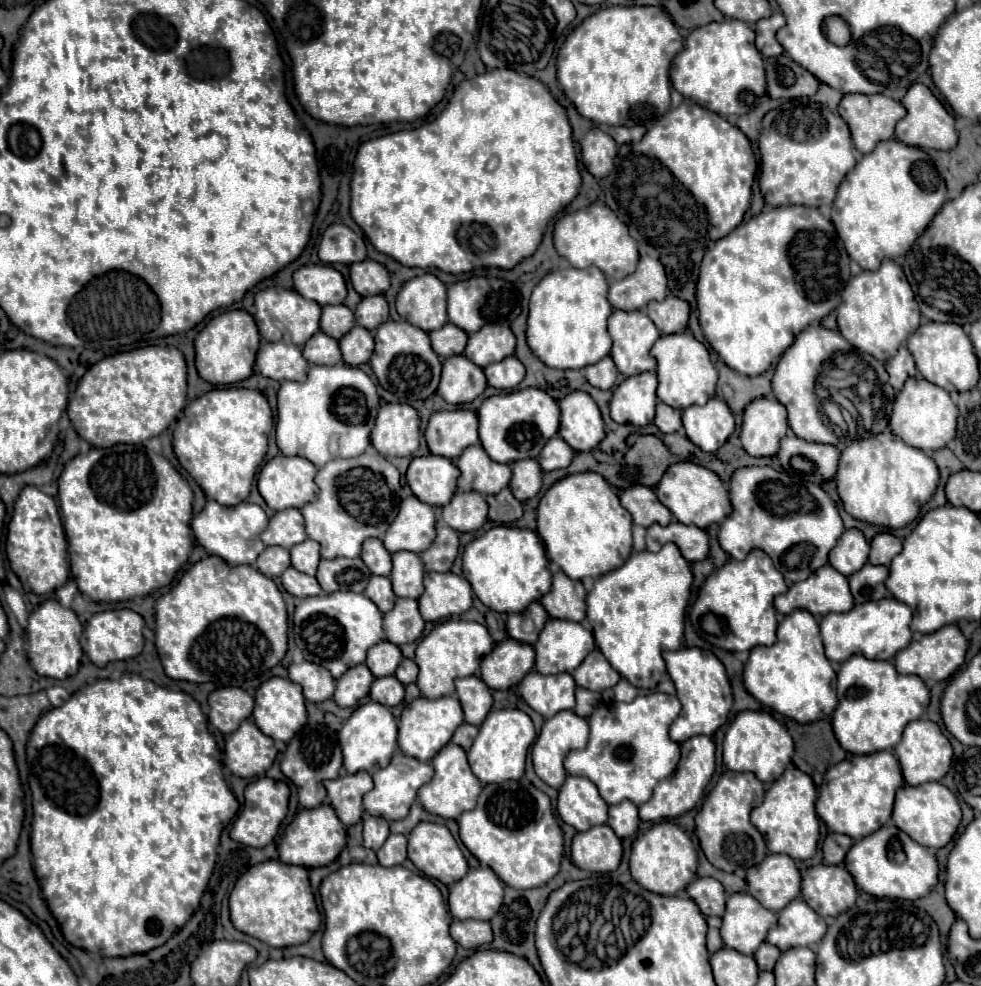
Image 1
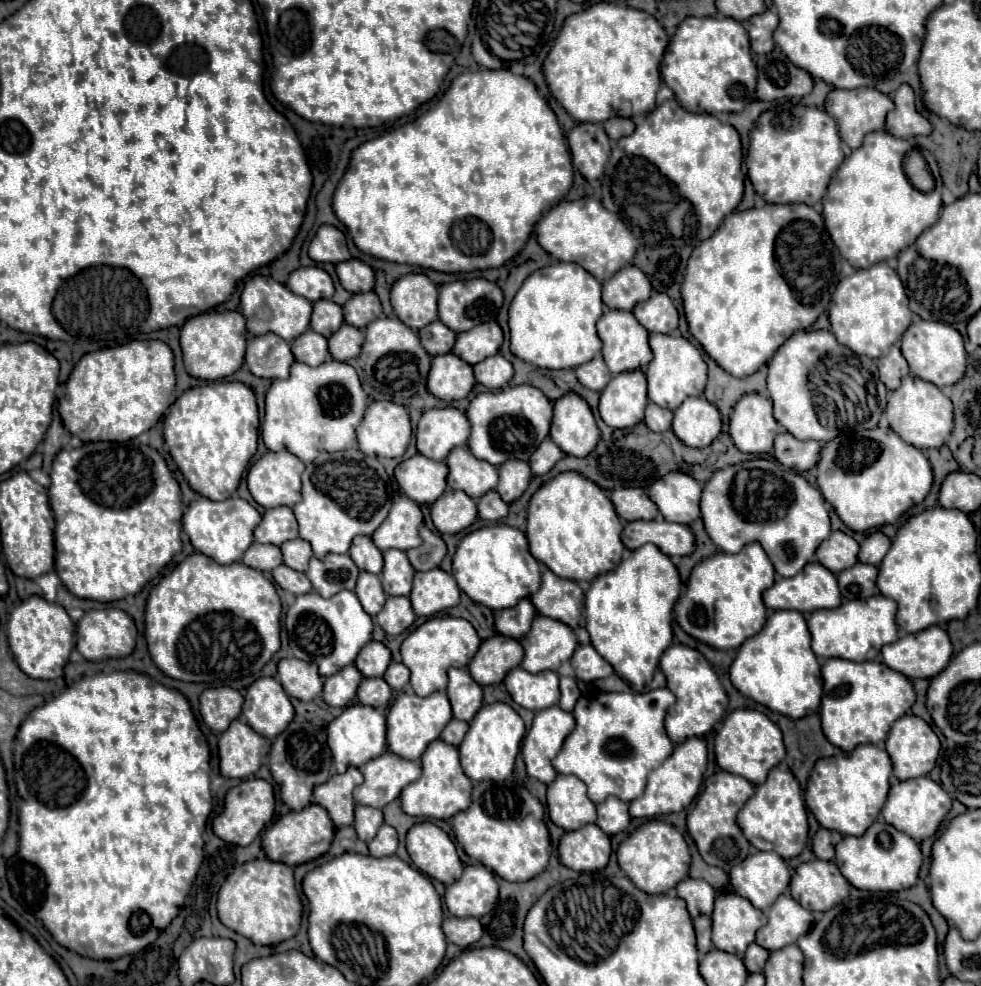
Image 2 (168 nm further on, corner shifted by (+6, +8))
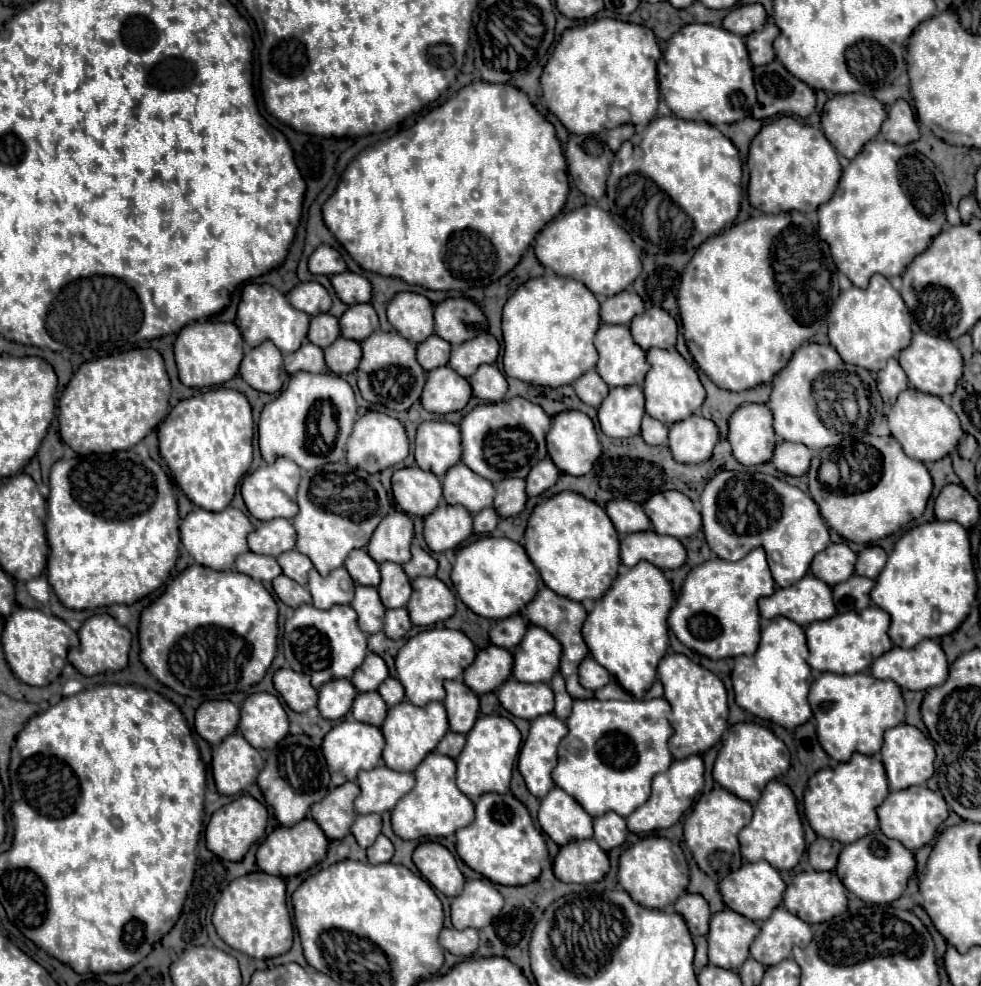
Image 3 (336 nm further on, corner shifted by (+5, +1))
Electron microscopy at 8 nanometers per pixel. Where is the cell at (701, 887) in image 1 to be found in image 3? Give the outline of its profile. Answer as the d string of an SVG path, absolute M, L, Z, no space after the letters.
M685 893L675 901L675 911L685 919L691 935L707 935L711 911L701 895Z

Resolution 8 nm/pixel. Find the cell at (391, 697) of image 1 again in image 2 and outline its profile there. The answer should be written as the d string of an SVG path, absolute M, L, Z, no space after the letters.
M364 678L358 688L358 702L384 710L392 698L392 688L384 678Z

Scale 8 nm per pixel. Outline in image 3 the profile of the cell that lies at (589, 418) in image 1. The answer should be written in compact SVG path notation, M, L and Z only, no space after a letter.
M565 411L555 415L545 439L547 439L549 457L553 459L555 467L567 475L577 475L577 477L587 475L593 469L593 463L597 461L597 457L601 455L601 443L595 433L595 425L581 411Z

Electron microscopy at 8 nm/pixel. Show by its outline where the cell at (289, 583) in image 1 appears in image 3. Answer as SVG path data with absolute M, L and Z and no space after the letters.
M279 575L277 579L273 579L273 589L275 589L277 597L289 607L299 607L299 605L311 603L311 593L285 575Z

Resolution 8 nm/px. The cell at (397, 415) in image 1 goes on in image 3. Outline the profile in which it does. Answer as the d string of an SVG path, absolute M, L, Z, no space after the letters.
M367 411L363 417L357 419L357 423L353 425L353 433L349 435L347 447L345 447L347 463L351 467L369 471L371 475L387 467L401 465L407 453L409 453L409 441L405 435L405 427L395 417L389 417L387 413L377 413L377 411Z

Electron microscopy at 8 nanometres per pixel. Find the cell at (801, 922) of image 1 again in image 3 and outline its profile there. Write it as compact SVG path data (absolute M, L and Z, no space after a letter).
M777 907L773 915L761 923L761 933L751 943L751 957L761 965L771 967L791 957L791 949L809 945L813 933L811 927L799 917L791 915L785 907Z

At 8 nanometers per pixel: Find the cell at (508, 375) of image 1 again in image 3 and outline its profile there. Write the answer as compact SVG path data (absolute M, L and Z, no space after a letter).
M481 365L477 373L469 377L469 383L473 395L489 403L501 401L507 393L507 379L501 375L501 371L495 365Z

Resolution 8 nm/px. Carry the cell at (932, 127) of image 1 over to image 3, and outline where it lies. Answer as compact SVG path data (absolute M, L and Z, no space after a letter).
M899 99L895 101L889 111L887 111L887 119L881 127L881 135L897 145L907 145L919 139L919 127L915 123L913 111L907 105L907 101Z

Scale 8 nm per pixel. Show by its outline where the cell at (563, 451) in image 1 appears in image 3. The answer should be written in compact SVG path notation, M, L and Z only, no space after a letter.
M549 457L543 459L541 463L537 463L537 467L533 467L533 471L525 479L525 483L527 483L527 495L529 497L541 495L543 491L547 491L549 487L555 485L557 477L559 477L559 471L553 465L553 461Z

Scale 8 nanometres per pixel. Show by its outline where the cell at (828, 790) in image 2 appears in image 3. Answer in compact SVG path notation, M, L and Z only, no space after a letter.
M855 753L847 763L825 767L807 781L803 809L809 825L819 837L835 839L845 845L873 833L879 827L877 807L885 801L887 793L889 785L883 763L875 757Z

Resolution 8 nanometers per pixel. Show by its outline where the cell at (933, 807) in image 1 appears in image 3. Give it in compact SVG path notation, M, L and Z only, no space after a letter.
M919 785L919 787L909 787L905 791L891 791L885 803L877 809L877 815L881 831L887 837L901 841L909 851L915 851L935 839L941 823L949 815L949 807L941 793L931 791L925 785Z

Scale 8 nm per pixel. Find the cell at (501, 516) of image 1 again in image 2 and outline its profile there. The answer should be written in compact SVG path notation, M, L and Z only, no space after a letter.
M492 490L480 496L478 514L484 520L502 520L508 516L508 504L502 500L502 496L496 490Z

